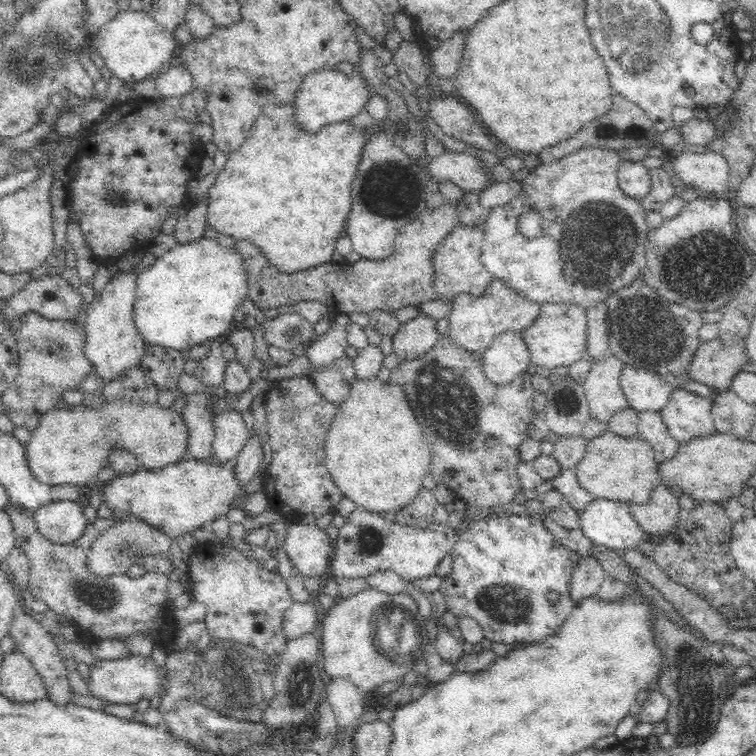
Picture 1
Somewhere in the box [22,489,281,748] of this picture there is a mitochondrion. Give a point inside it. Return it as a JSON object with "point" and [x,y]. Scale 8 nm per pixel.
{"point":[236,680]}

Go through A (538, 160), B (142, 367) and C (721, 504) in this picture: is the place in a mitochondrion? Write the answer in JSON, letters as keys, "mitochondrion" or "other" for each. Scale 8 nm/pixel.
{"A":"other","B":"other","C":"other"}

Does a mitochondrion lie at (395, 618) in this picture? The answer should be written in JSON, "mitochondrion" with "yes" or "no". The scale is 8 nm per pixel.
{"mitochondrion":"yes"}

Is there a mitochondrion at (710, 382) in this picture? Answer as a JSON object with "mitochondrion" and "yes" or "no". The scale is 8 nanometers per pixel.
{"mitochondrion":"no"}

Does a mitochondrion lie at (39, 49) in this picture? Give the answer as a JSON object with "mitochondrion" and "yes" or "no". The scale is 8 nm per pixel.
{"mitochondrion":"yes"}

